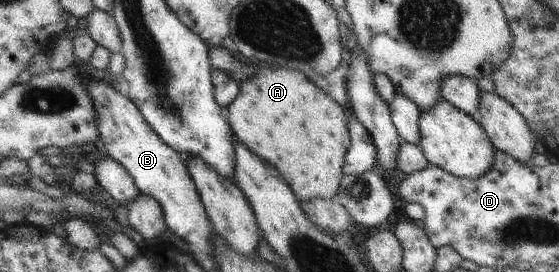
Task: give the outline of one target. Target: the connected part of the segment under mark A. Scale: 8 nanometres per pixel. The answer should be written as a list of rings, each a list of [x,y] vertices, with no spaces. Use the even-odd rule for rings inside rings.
[[[273,66],[259,67],[252,76],[240,83],[237,97],[228,105],[232,132],[239,142],[279,169],[299,202],[313,198],[333,199],[344,176],[342,167],[350,146],[345,111],[329,94],[309,80],[304,72]]]

